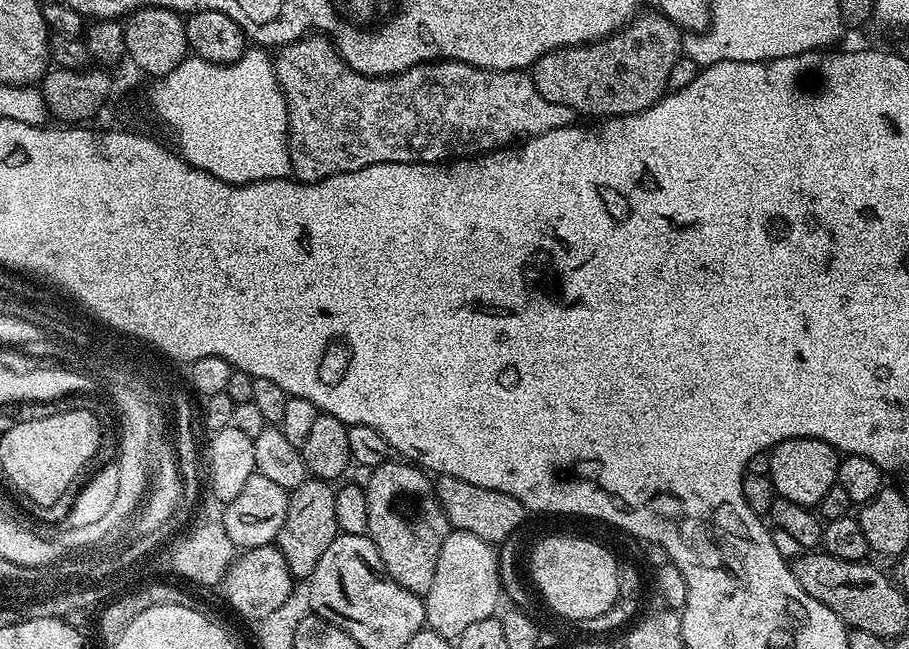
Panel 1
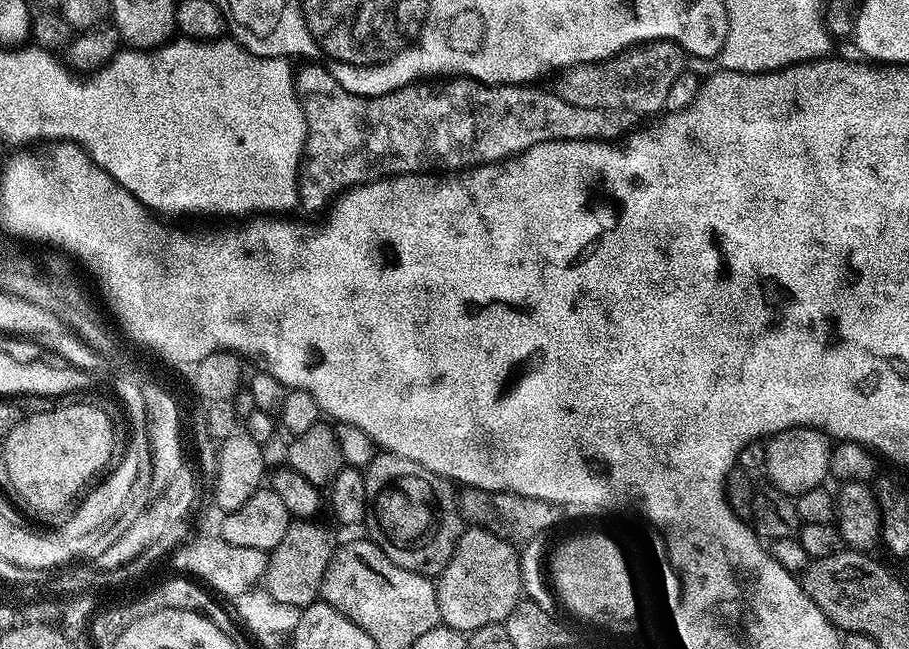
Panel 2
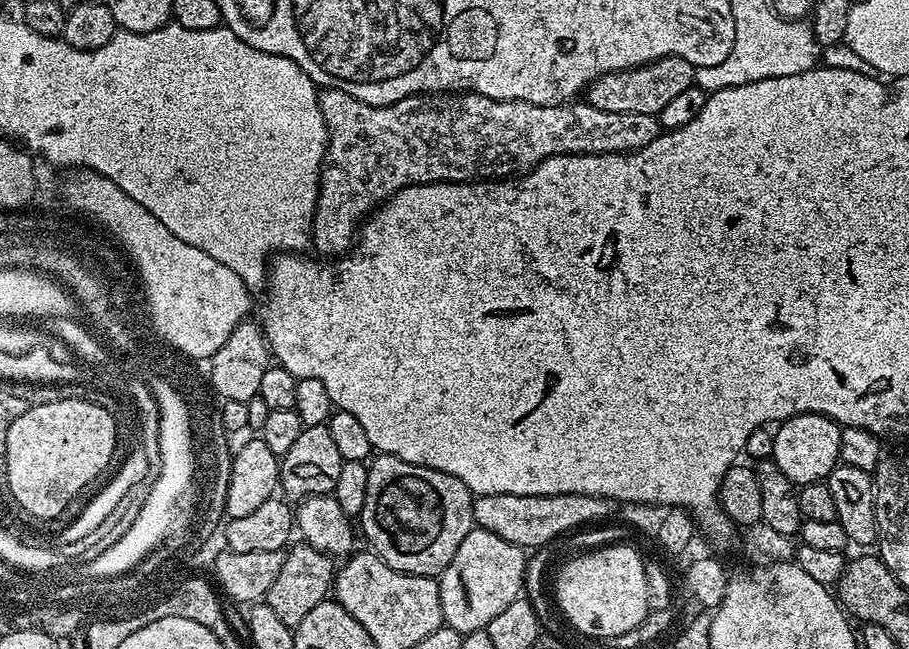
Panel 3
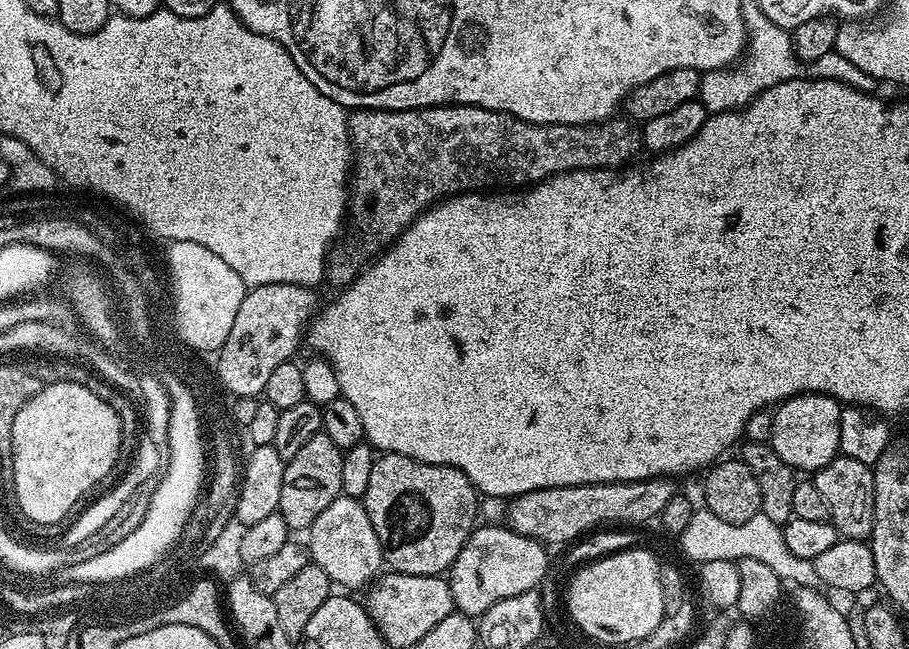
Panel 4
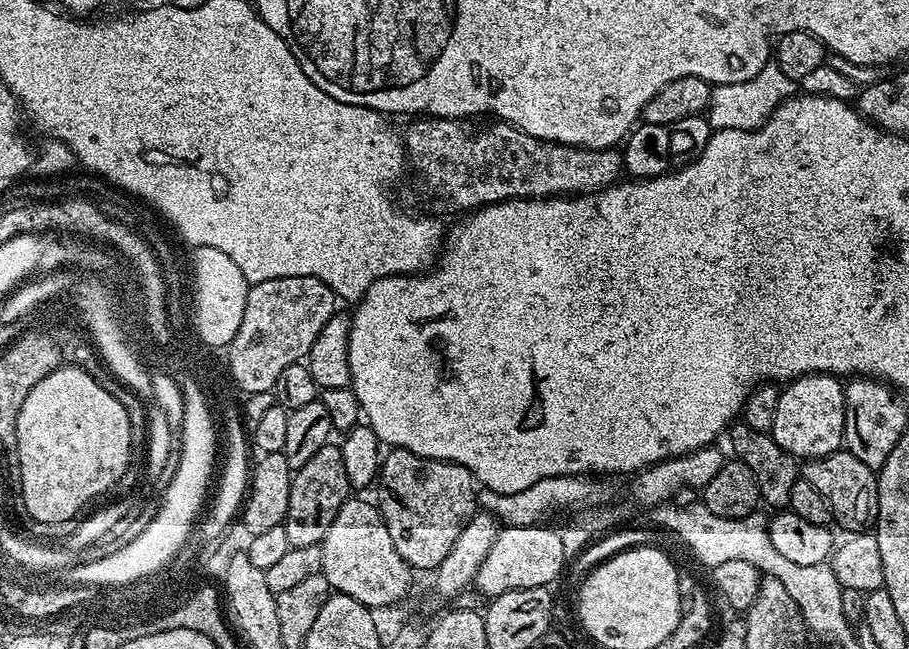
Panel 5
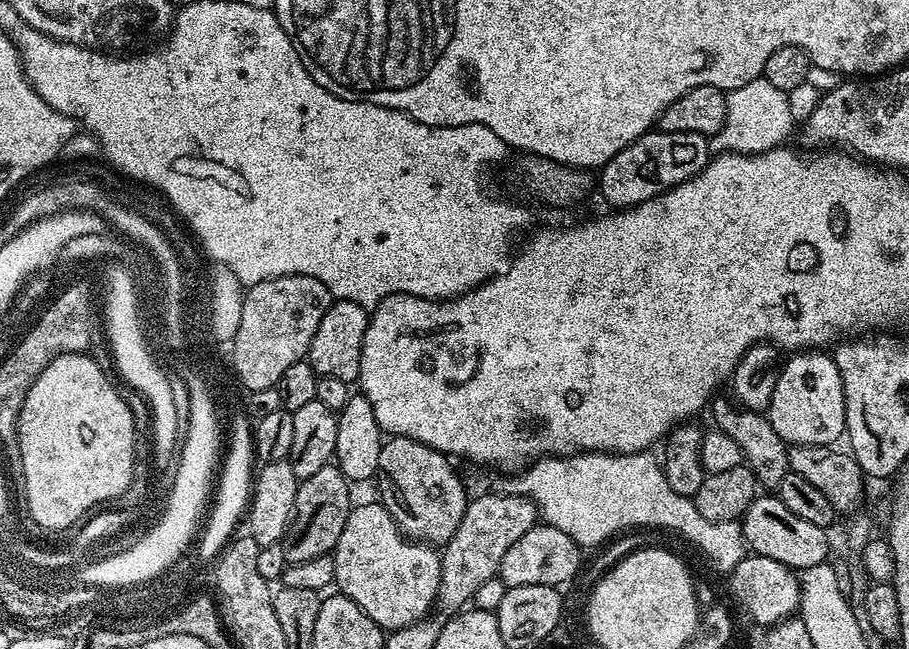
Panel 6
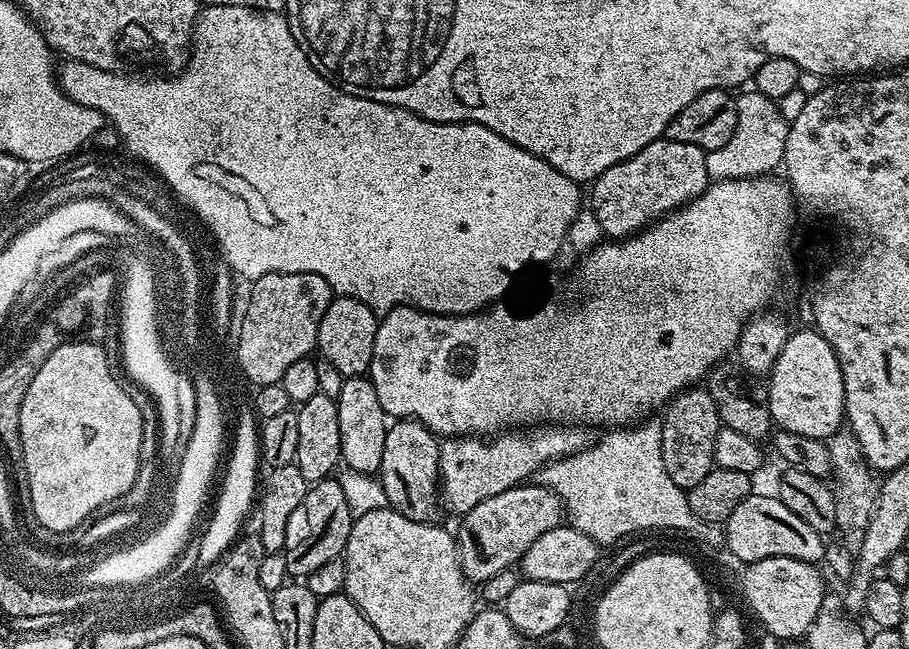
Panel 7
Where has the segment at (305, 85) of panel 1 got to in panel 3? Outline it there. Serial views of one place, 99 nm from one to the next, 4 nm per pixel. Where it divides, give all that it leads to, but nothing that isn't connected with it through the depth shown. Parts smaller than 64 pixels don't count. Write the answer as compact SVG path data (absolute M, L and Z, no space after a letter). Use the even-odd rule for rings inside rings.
M337 88L323 89L319 95L322 118L326 122L326 130L328 131L328 149L320 167L320 193L316 203L316 213L312 219L310 244L313 249L316 247L321 252L321 254L319 253L321 257L340 256L344 251L345 255L353 247L354 241L358 236L358 229L361 227L365 217L373 210L379 208L384 201L389 200L395 192L402 190L406 186L436 184L440 180L472 182L479 176L484 178L508 178L513 174L528 172L530 169L535 168L536 165L541 164L546 158L561 156L562 154L610 154L611 152L627 154L636 152L642 146L654 142L654 138L660 135L662 131L659 119L656 116L651 116L650 114L630 114L629 112L619 112L618 110L598 110L598 106L590 106L587 102L565 102L563 104L542 106L541 104L531 104L521 100L495 100L494 98L486 98L477 92L449 92L447 94L407 96L393 104L374 106L373 104L364 104L358 98L354 98Z

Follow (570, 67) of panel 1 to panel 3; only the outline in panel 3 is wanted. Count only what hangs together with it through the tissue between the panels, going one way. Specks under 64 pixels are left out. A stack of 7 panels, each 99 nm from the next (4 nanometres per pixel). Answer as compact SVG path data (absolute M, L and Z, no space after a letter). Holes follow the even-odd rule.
M667 56L651 60L641 68L630 68L627 72L611 72L599 76L586 89L586 102L598 106L598 110L618 110L630 114L650 114L656 116L682 90L693 87L696 82L696 70L686 58Z

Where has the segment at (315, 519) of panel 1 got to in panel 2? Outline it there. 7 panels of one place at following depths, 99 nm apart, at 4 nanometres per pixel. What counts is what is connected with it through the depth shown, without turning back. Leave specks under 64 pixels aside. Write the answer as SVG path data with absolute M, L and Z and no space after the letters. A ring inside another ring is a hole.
M300 518L289 523L286 538L282 538L282 542L278 542L278 546L274 546L268 552L268 569L264 572L264 580L269 595L280 603L296 606L301 610L307 608L310 604L317 603L320 594L320 583L326 572L326 566L330 566L334 551L331 534L322 525L315 524L316 522L312 518Z

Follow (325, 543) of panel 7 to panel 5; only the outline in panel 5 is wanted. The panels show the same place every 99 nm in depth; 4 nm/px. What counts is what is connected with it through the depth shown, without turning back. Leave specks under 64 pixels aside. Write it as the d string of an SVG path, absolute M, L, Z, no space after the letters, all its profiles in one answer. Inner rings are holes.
M326 443L292 473L290 506L283 523L286 538L290 538L292 547L323 544L330 522L338 518L338 510L349 499L350 485L346 478L346 466L342 462L342 450L335 443Z

